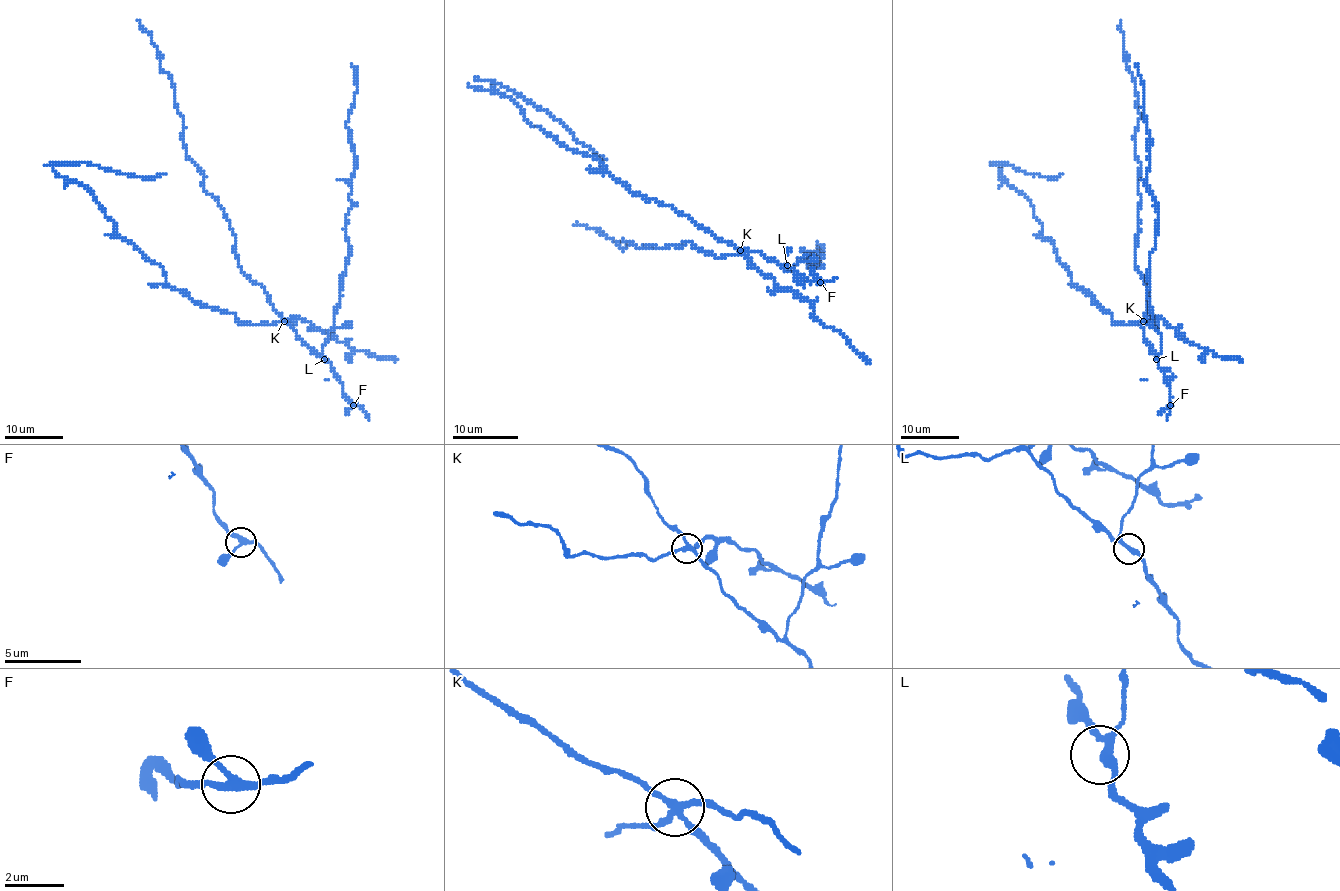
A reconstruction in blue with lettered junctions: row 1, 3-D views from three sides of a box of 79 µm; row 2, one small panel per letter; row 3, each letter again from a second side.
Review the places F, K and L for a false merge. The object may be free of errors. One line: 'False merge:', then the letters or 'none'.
False merge: K

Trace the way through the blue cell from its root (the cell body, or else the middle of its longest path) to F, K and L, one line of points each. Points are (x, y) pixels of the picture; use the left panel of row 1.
F: (238, 318), (240, 324), (284, 321), (330, 364), (343, 386), (343, 395), (353, 405)
K: (238, 318), (240, 324), (284, 321)
L: (238, 318), (240, 324), (284, 321), (324, 359)

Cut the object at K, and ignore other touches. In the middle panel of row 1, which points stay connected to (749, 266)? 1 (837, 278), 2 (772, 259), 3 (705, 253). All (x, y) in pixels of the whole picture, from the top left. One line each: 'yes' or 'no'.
1: no
2: no
3: no

